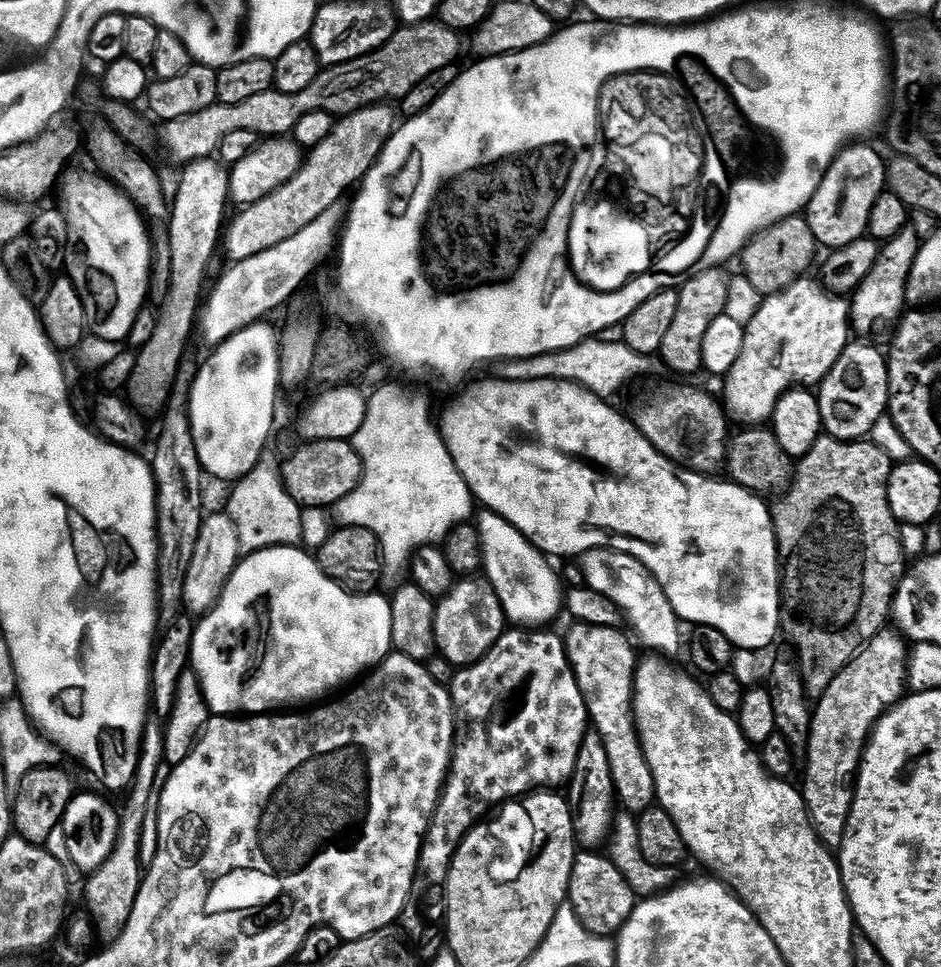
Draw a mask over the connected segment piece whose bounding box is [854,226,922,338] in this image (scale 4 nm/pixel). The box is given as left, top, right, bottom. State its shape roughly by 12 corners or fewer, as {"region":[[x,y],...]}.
{"region":[[909,226],[854,293],[854,328],[872,338],[905,315],[921,237]]}

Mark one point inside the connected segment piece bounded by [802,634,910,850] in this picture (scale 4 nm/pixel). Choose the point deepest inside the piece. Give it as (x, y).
(877, 680)

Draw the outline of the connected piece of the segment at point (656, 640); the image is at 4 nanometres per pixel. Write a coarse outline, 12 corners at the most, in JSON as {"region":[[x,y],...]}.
{"region":[[633,556],[583,557],[588,587],[614,602],[635,639],[676,656],[682,621]]}

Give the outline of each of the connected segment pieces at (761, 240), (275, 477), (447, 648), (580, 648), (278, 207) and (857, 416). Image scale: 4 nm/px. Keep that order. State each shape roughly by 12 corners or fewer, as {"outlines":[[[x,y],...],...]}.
{"outlines":[[[805,217],[764,229],[742,253],[762,298],[801,279],[818,245]],[[266,452],[226,508],[243,553],[303,541],[303,507]],[[487,579],[453,583],[436,606],[436,647],[457,669],[504,637]],[[576,624],[569,659],[616,794],[629,813],[657,799],[637,725],[633,641]],[[391,103],[343,117],[293,180],[227,225],[247,265],[341,203],[397,135]],[[849,343],[819,385],[824,432],[871,437],[888,412],[888,356]]]}

